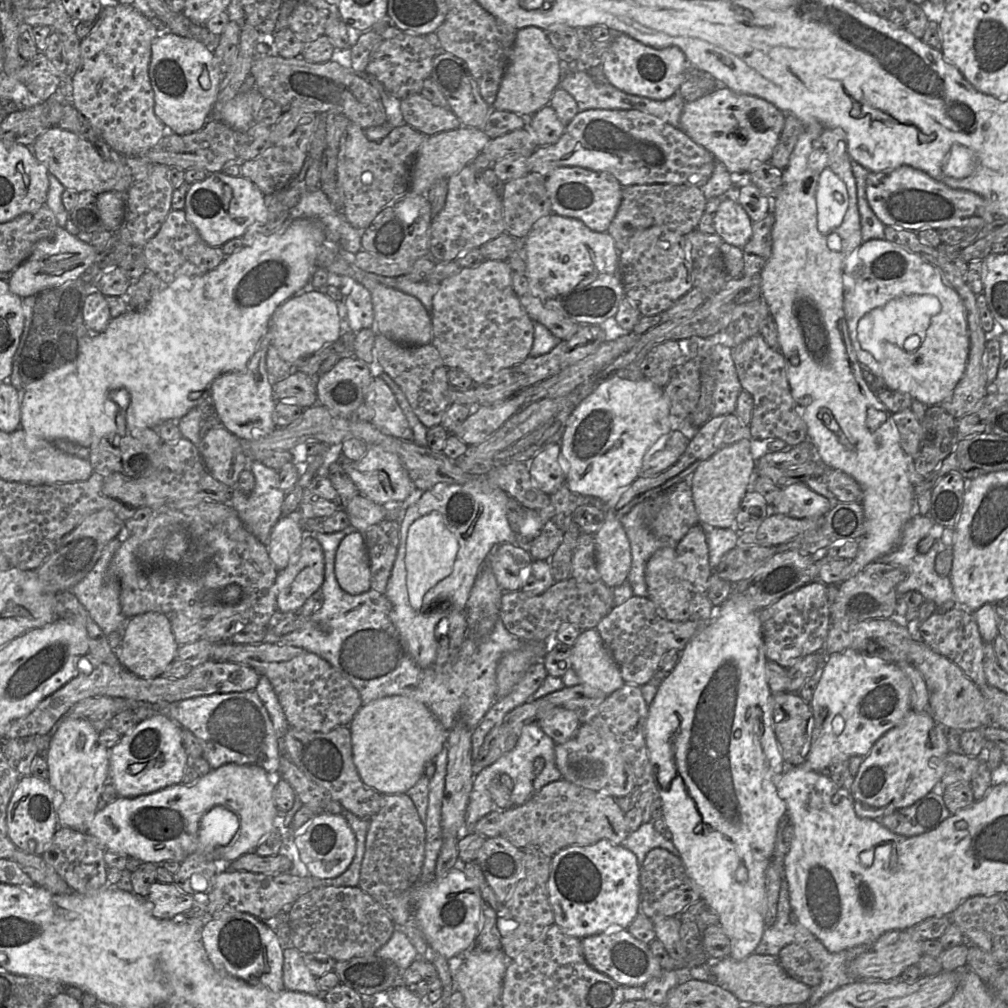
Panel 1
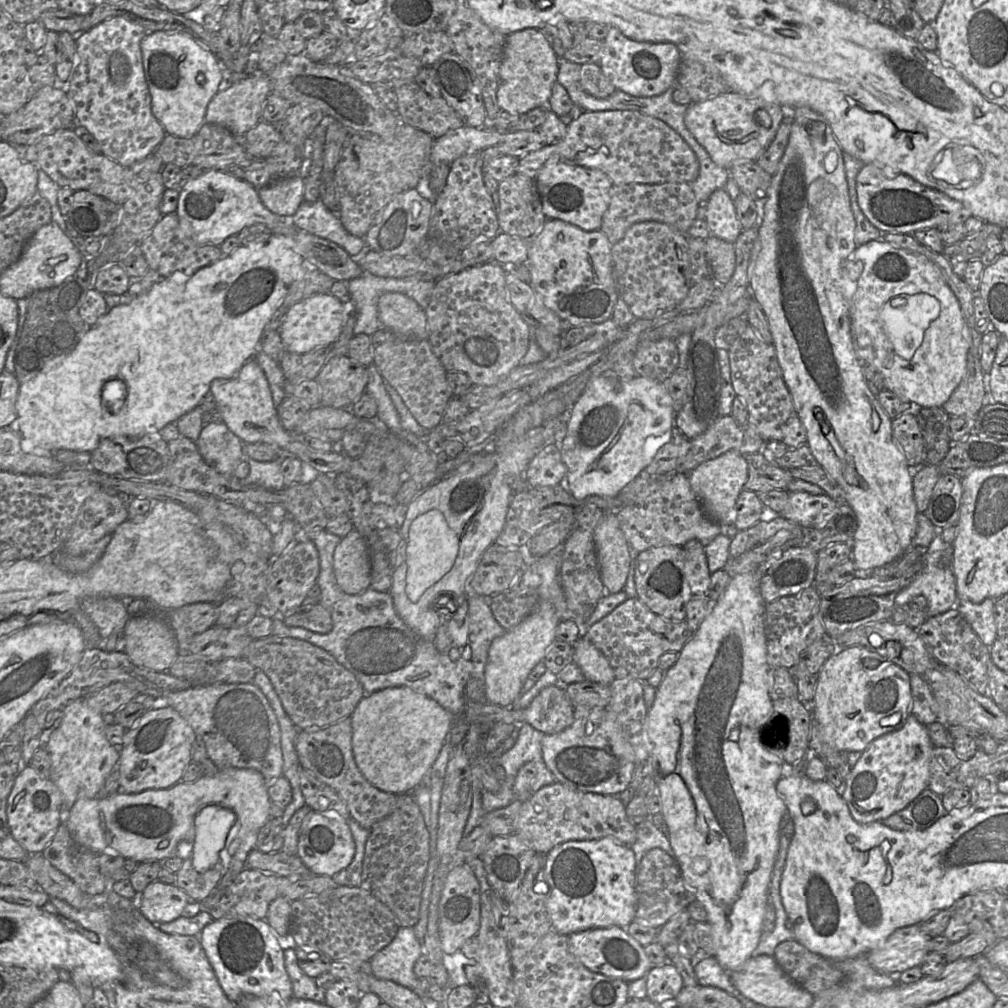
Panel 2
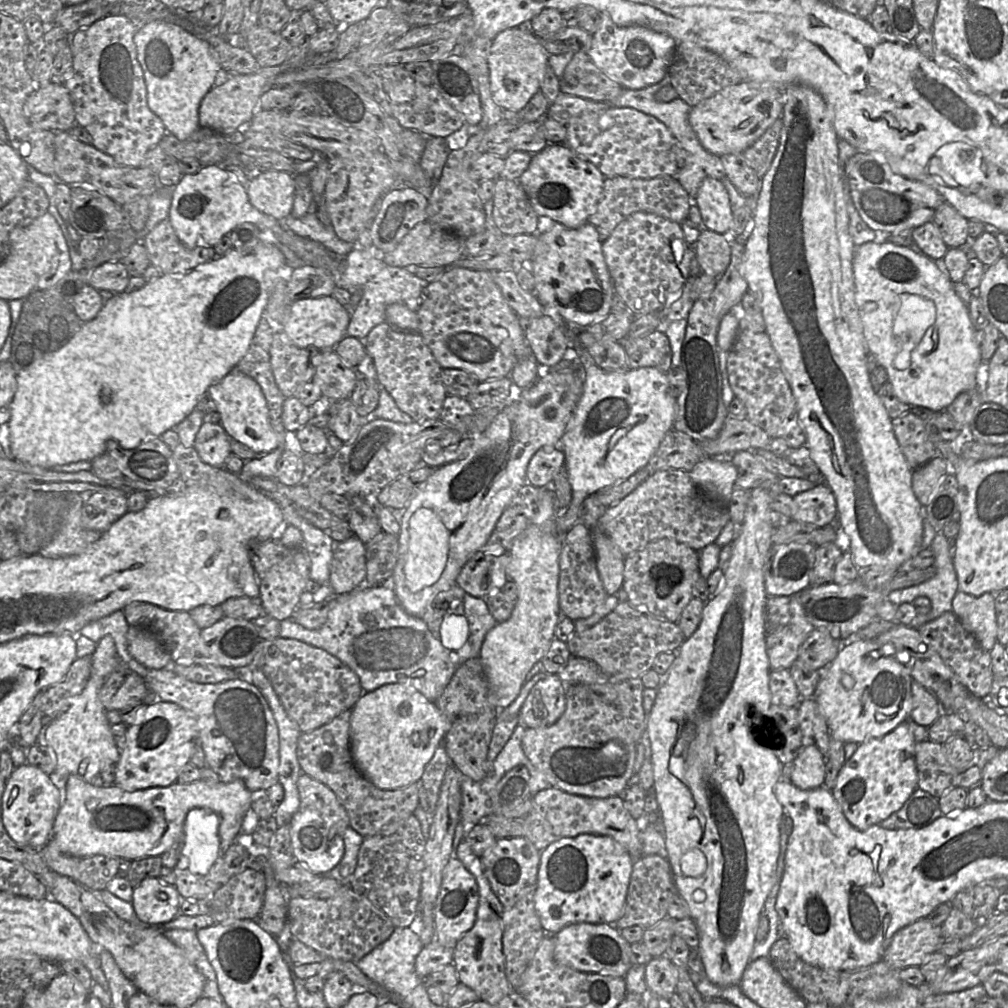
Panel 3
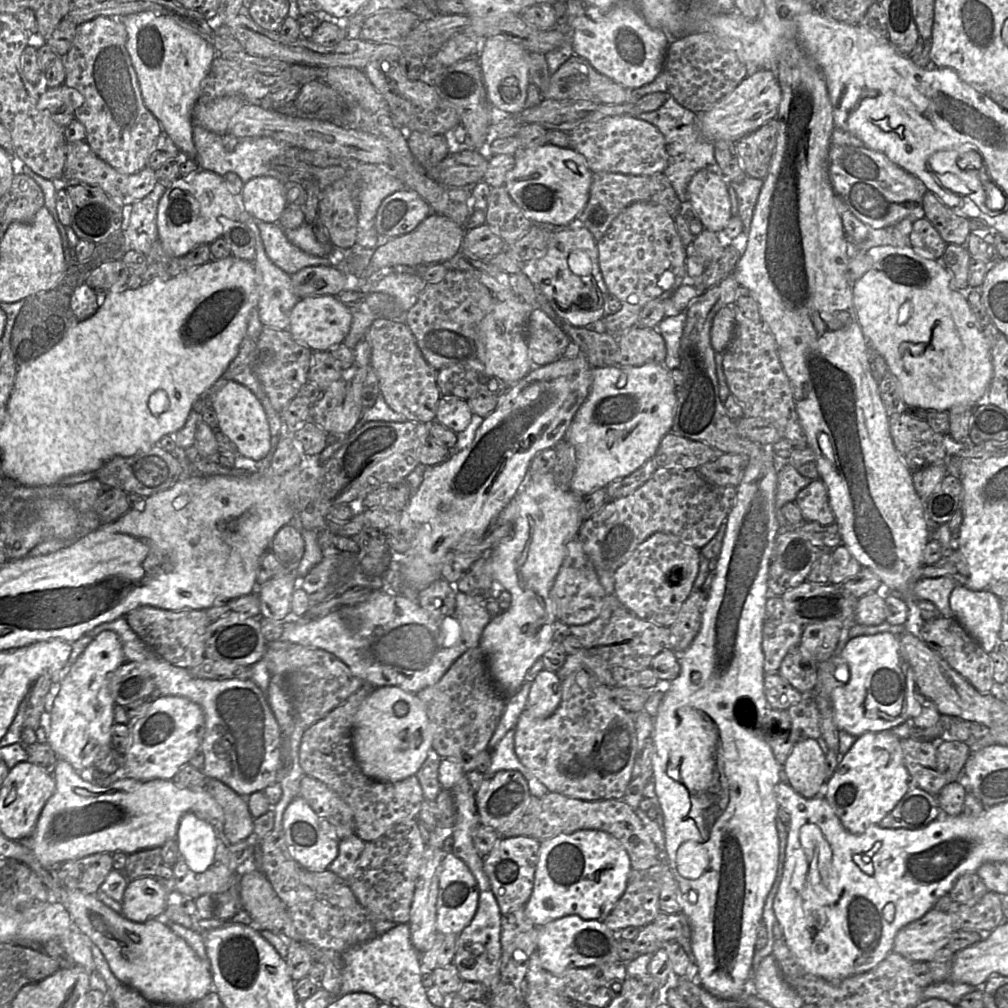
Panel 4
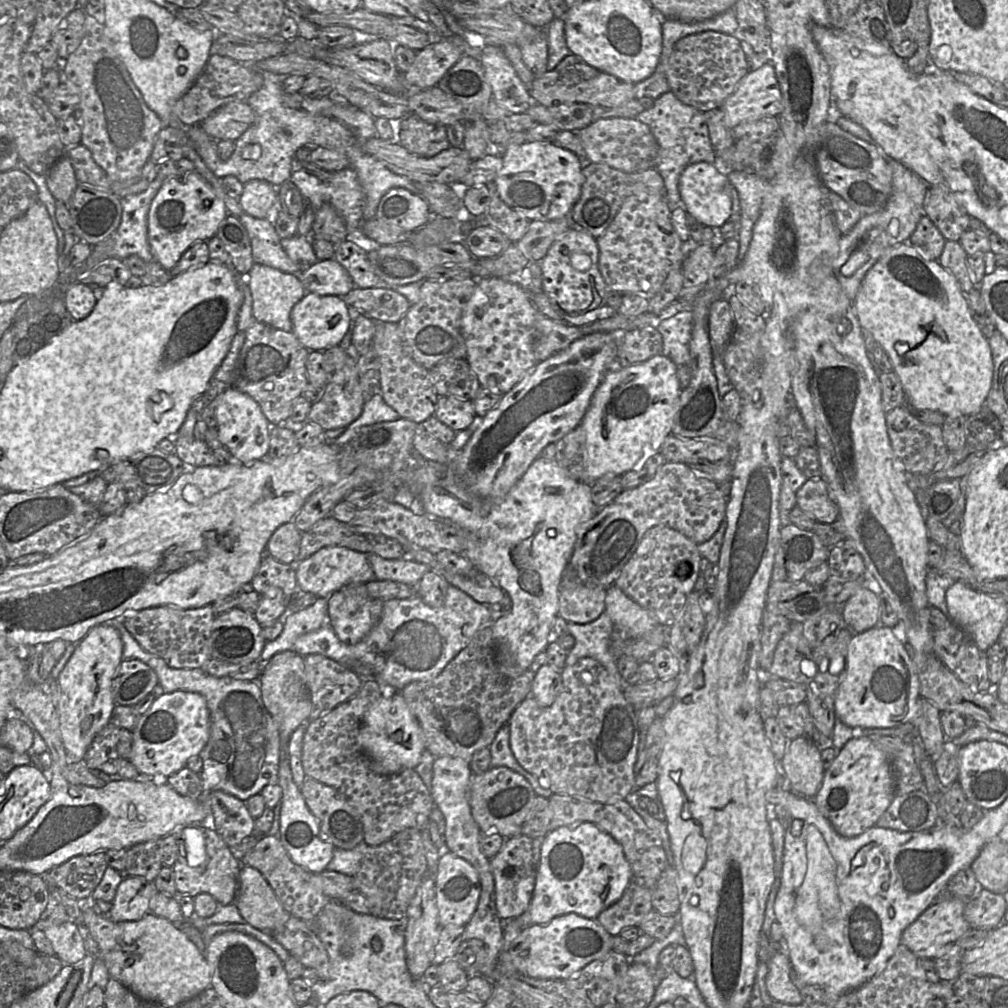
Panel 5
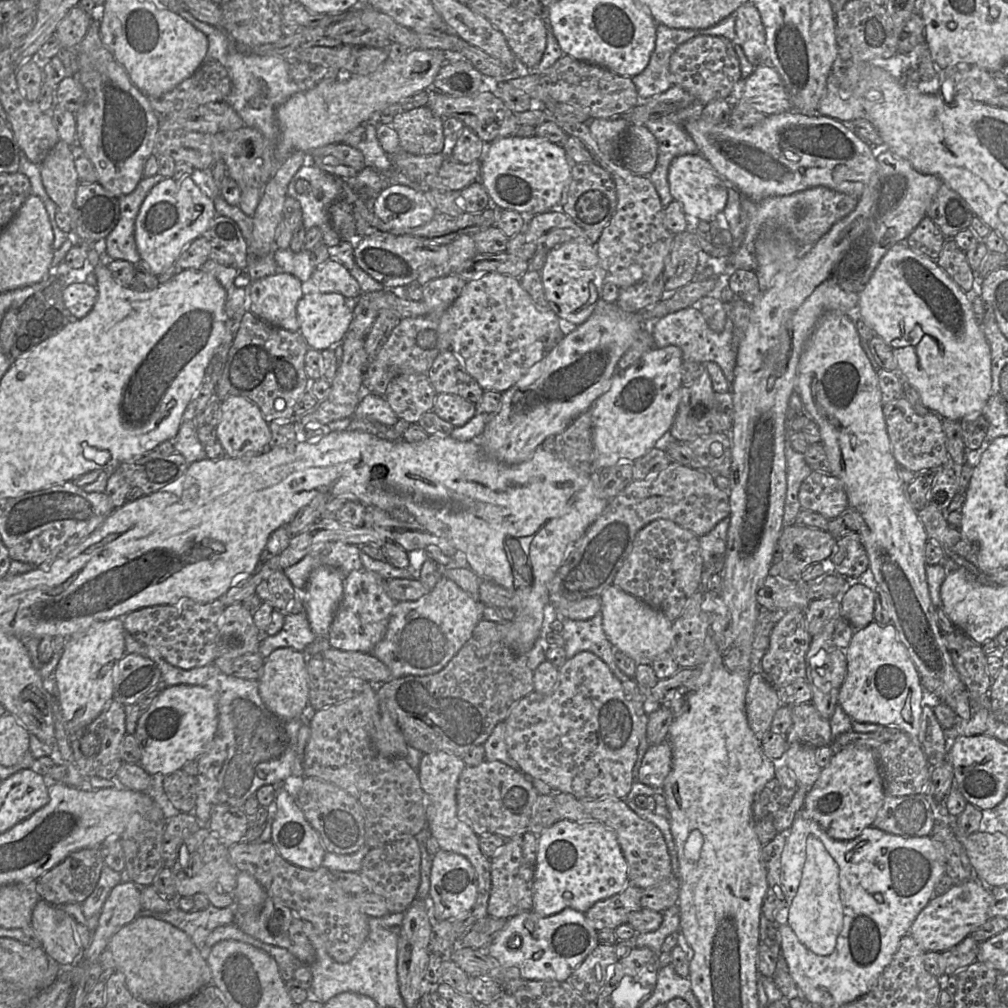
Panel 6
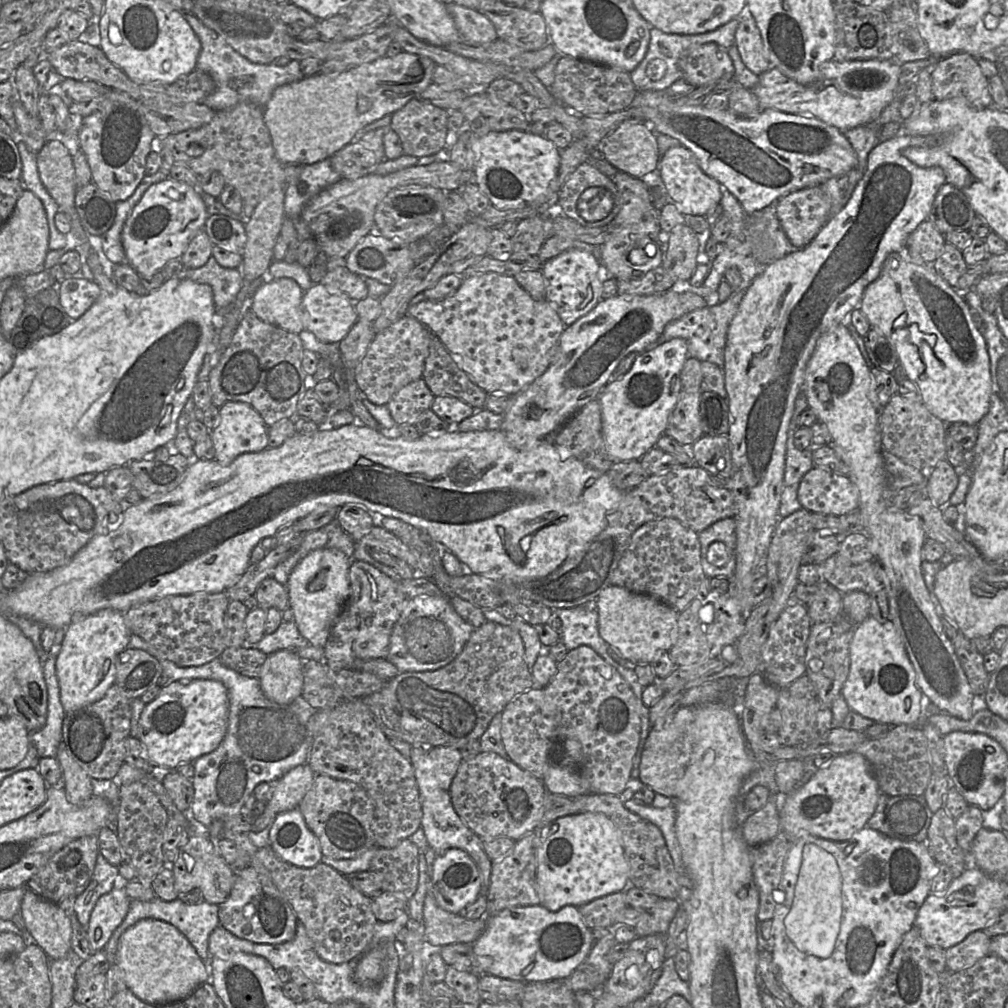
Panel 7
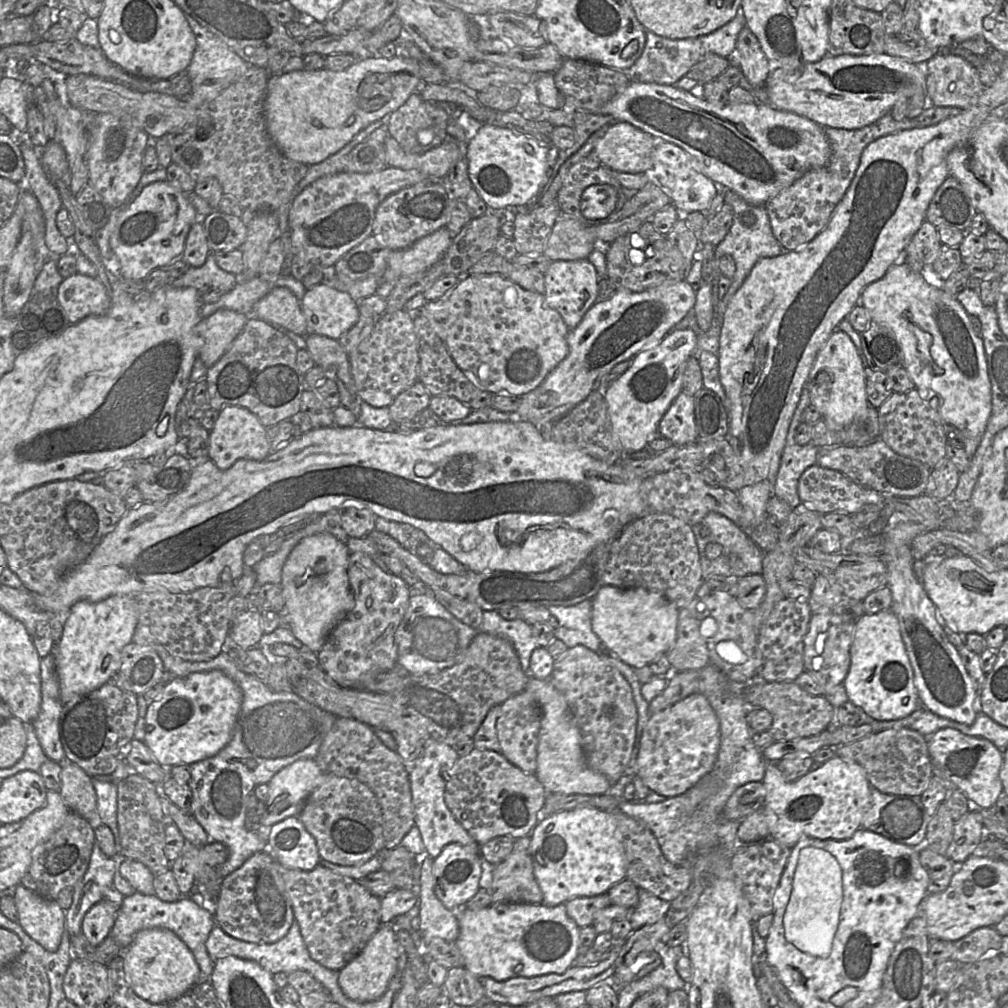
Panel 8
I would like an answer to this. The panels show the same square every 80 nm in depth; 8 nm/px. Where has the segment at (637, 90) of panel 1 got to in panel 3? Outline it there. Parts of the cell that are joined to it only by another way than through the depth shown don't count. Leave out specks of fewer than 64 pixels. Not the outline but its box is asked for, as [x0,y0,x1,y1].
[588,13,677,90]

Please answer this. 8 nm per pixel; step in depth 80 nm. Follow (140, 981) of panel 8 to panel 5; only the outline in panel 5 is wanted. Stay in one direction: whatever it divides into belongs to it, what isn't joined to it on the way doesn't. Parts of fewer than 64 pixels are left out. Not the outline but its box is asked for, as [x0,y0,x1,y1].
[83,900,213,1007]

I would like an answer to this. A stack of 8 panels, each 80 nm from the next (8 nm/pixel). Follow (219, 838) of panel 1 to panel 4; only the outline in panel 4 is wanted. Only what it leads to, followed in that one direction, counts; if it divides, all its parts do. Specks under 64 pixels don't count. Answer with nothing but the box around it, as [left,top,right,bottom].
[176,813,217,873]

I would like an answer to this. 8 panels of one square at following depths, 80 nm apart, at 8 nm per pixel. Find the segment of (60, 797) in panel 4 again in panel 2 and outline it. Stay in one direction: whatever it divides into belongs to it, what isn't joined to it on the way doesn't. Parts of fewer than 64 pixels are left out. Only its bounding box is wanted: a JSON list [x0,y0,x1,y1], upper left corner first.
[64,768,271,863]

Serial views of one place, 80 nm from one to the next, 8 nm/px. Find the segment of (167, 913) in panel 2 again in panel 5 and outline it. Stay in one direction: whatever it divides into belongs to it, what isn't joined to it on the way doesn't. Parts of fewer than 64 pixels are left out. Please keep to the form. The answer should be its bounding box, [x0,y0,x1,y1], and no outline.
[107,876,156,922]

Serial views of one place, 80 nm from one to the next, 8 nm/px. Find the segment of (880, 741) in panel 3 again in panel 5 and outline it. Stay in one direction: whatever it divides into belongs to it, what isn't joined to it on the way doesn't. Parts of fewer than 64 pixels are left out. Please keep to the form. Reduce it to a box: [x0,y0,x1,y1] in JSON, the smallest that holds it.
[813,732,895,838]

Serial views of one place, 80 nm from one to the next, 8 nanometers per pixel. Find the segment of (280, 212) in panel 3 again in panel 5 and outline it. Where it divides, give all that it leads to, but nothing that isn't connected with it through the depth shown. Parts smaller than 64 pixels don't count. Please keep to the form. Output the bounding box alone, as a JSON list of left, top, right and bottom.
[237,179,278,219]

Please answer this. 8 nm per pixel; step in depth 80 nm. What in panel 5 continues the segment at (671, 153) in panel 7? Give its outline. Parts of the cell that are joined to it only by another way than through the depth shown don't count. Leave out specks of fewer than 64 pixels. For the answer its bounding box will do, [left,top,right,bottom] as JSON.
[679,162,734,228]

